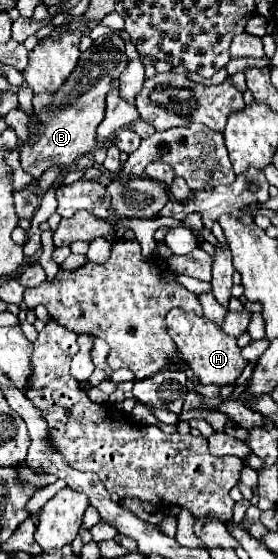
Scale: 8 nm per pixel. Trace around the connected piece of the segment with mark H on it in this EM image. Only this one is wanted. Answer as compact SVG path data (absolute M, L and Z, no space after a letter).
M171 309L167 313L167 331L177 345L181 361L185 361L191 367L191 371L203 385L215 383L223 387L227 383L235 383L247 367L247 361L241 357L241 349L237 347L237 339L223 333L223 329L217 323L209 321L203 315L187 313L183 309Z

